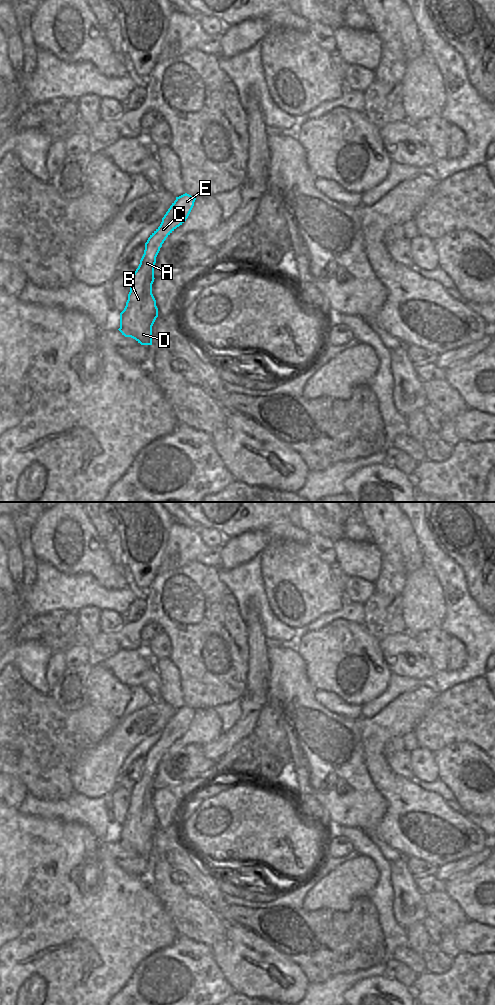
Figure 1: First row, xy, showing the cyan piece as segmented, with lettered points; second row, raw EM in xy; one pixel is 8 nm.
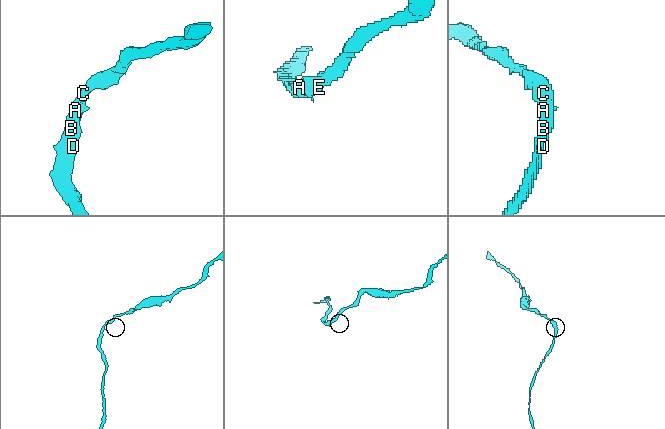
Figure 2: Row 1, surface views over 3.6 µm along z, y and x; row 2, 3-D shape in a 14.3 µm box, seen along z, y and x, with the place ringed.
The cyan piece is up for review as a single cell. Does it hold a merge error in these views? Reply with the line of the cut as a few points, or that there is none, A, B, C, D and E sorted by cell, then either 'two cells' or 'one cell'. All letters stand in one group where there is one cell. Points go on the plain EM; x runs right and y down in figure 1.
no cut; A B C D E; one cell

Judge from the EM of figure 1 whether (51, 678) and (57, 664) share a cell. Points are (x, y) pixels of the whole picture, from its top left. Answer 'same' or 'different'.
same

